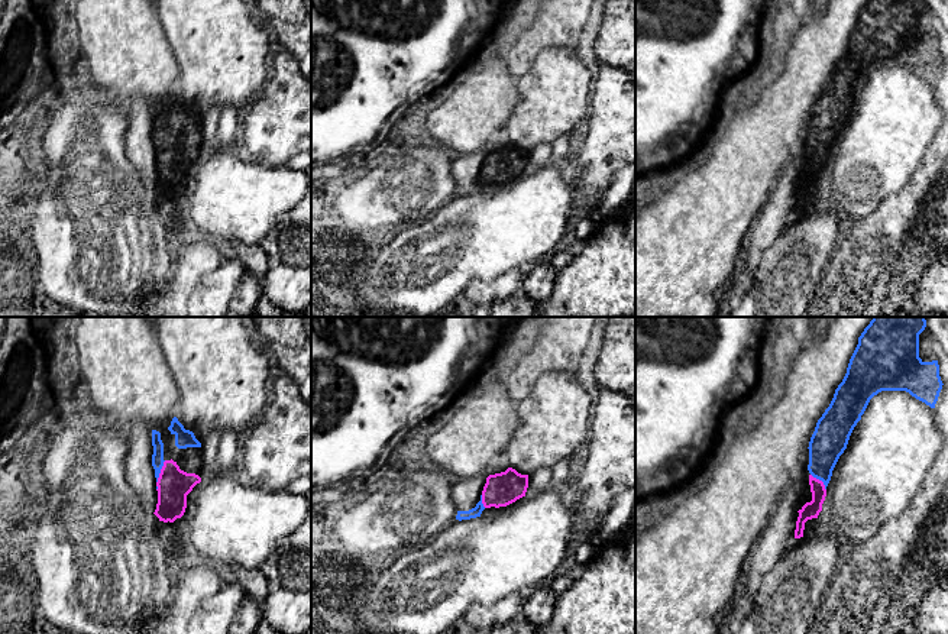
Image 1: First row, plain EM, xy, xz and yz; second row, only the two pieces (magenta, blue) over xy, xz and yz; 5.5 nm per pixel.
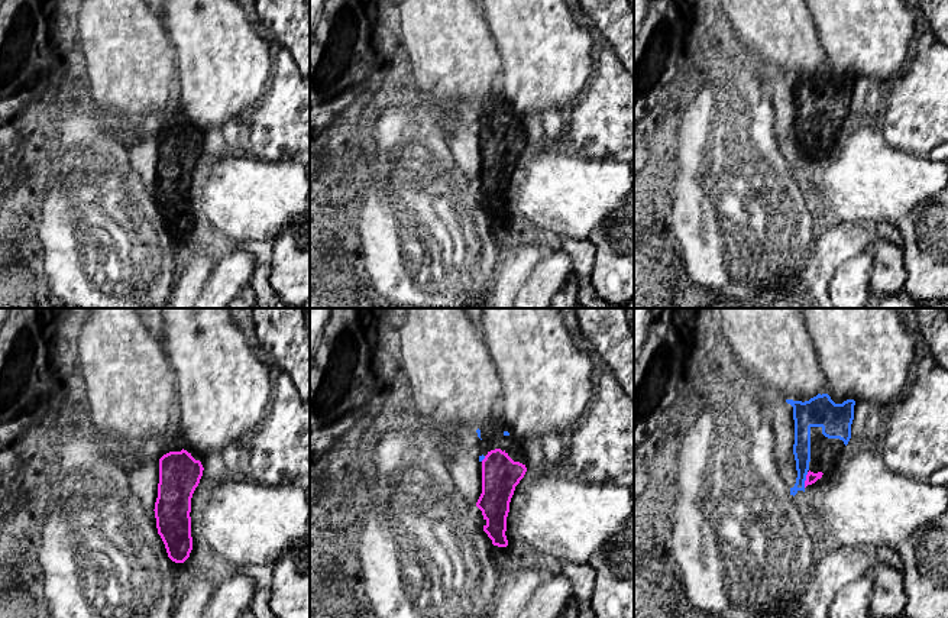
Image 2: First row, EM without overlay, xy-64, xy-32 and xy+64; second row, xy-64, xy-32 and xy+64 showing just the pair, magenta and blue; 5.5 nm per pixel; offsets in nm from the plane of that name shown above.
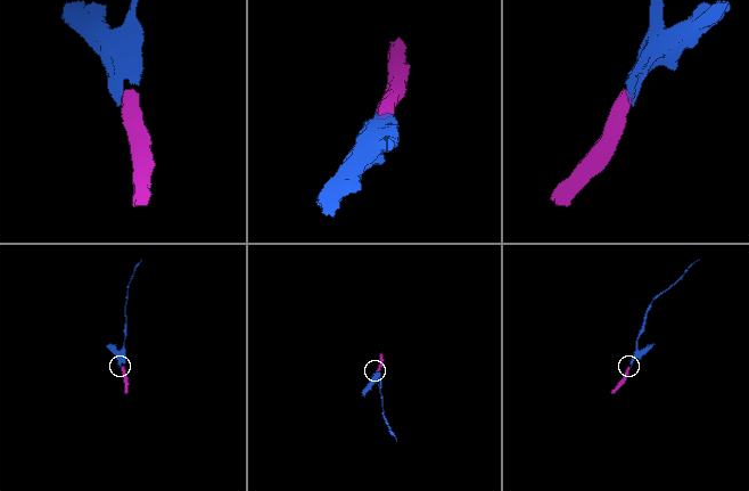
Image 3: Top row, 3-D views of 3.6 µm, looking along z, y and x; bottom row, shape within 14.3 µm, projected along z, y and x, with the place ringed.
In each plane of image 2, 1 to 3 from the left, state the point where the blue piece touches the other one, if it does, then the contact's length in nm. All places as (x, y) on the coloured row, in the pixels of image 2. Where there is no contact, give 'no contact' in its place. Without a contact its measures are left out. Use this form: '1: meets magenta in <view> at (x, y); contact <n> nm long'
1: no contact
2: meets magenta in xy-32 at (484, 459); contact 40 nm long
3: meets magenta in xy+64 at (806, 479); contact 90 nm long

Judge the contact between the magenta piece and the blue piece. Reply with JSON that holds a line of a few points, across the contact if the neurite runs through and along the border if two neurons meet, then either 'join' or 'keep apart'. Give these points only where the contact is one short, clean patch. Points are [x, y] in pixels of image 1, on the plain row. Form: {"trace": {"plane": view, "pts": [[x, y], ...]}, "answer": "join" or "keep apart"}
{"trace": {"plane": "xy", "pts": [[174, 161], [161, 148], [158, 136]]}, "answer": "join"}

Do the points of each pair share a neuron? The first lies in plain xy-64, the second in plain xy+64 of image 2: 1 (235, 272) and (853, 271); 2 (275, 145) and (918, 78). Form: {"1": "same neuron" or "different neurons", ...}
{"1": "same neuron", "2": "same neuron"}

